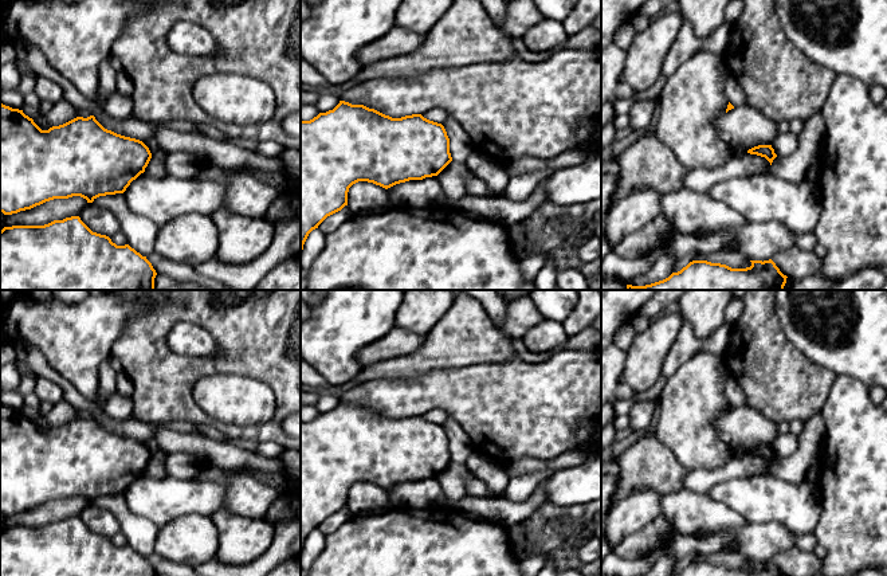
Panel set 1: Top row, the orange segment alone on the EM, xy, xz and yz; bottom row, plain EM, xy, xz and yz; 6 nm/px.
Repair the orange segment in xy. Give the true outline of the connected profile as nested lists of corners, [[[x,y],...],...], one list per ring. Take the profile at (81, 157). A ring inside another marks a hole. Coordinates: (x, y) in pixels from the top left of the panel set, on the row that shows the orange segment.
[[[0,103],[0,212],[31,209],[54,199],[81,196],[93,203],[99,196],[123,193],[145,172],[152,153],[140,140],[105,129],[94,115],[76,117],[63,125],[42,130],[23,110]]]

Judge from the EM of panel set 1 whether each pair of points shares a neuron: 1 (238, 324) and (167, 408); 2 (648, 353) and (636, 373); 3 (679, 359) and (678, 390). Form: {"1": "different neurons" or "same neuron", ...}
{"1": "same neuron", "2": "same neuron", "3": "different neurons"}

